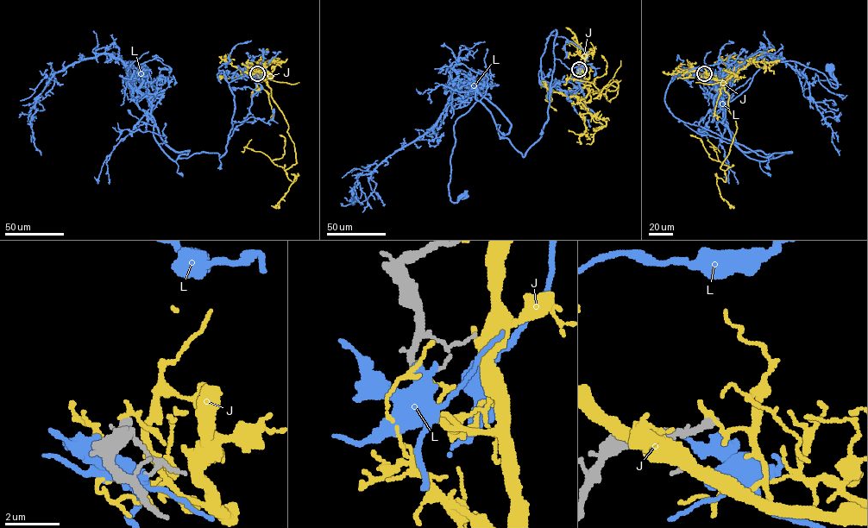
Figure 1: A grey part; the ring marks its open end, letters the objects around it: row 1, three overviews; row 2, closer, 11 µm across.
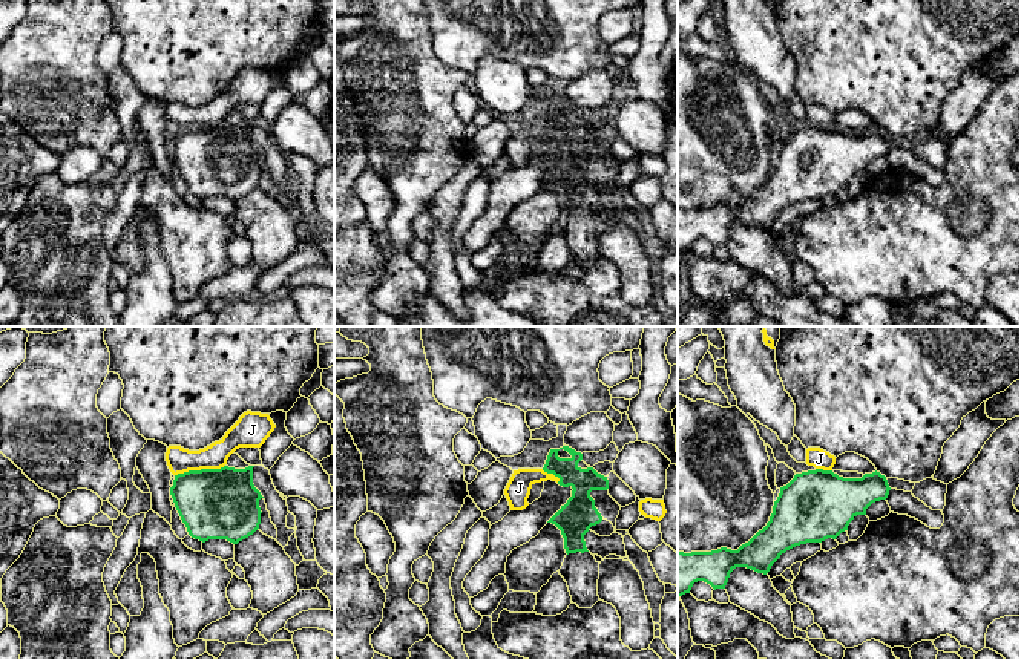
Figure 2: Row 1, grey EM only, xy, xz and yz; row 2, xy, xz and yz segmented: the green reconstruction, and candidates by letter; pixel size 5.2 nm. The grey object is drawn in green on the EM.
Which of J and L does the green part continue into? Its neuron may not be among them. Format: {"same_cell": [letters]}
{"same_cell": []}

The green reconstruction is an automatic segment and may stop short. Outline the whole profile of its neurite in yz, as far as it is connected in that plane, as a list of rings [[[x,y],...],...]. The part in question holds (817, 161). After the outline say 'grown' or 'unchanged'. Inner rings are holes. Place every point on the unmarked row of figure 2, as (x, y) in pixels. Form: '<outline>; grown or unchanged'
[[[823,126],[796,130],[780,144],[767,182],[737,207],[678,208],[678,254],[690,250],[698,238],[714,247],[725,245],[736,224],[767,231],[786,207],[836,196],[857,172],[866,172],[872,159],[886,156],[889,147],[886,133],[877,127],[862,135],[843,135]]]; unchanged

